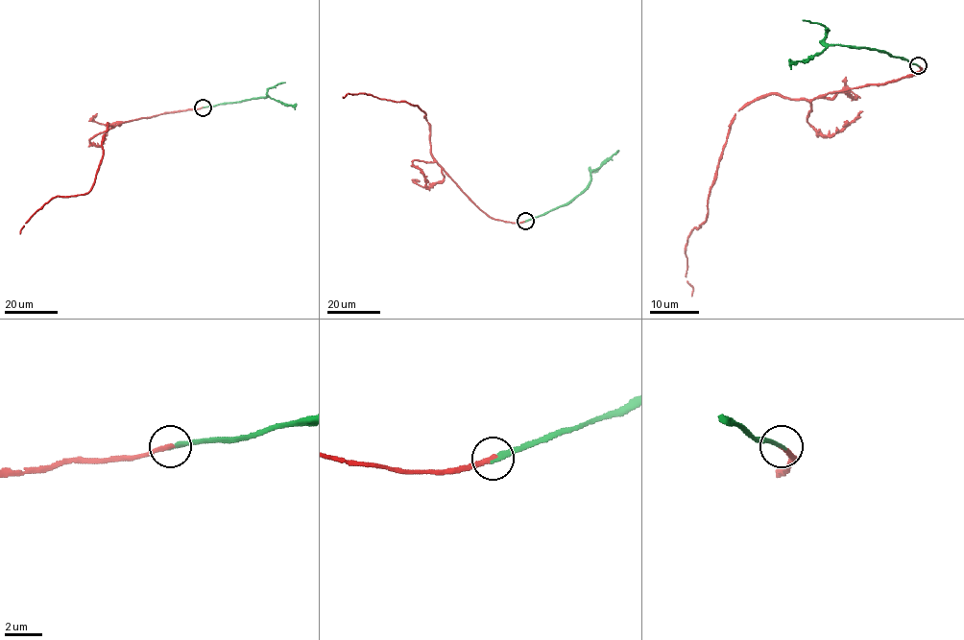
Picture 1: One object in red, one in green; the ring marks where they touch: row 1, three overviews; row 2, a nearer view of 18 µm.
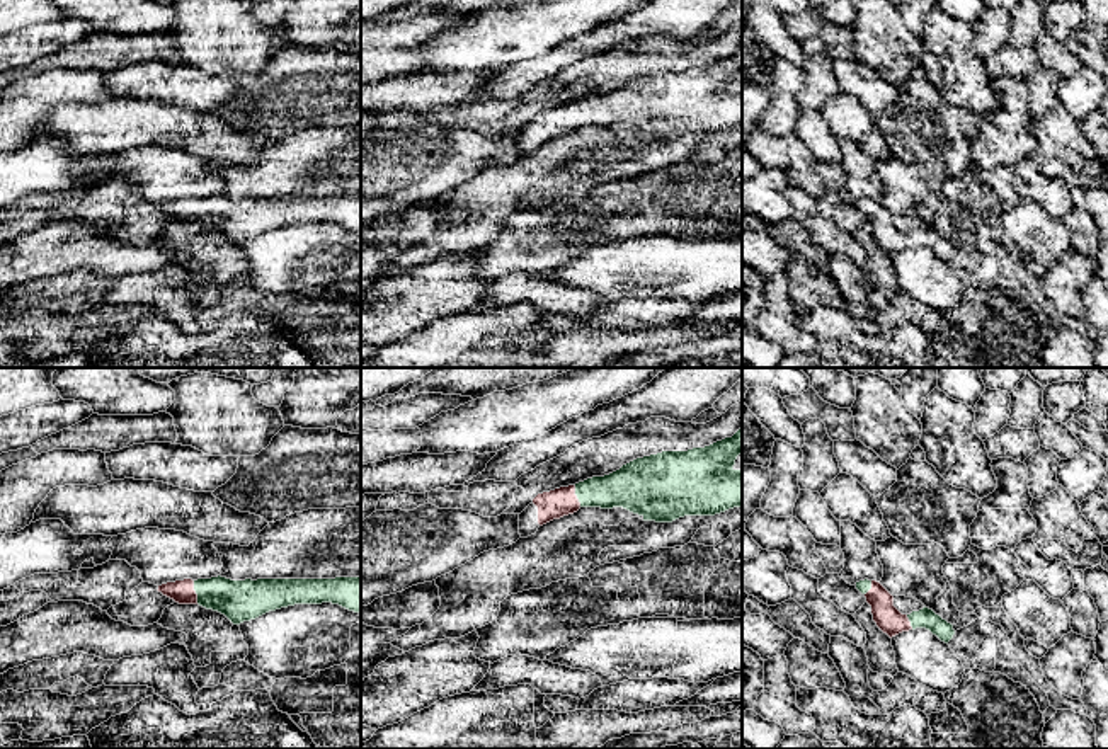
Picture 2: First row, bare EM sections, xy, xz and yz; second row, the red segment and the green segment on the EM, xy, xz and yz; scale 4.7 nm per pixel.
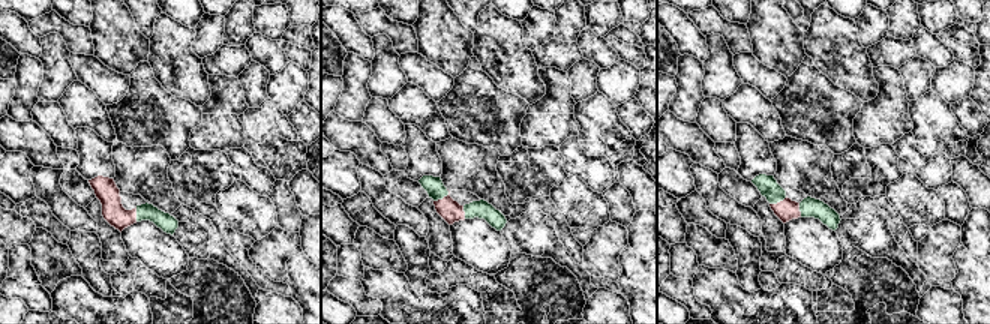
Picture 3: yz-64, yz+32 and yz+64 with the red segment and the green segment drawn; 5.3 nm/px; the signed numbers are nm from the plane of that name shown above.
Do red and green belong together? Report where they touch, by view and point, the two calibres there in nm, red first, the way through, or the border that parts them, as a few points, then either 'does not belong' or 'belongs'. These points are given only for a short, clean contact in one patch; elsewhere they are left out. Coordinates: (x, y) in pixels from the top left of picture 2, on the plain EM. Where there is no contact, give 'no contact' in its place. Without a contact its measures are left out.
meets red in xy at (194, 211); 110 nm thick on the red side, 190 nm on the other; belongs

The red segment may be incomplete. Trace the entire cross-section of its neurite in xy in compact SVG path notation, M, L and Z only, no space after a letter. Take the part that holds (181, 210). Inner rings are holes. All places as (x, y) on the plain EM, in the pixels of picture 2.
M361 196L335 197L184 197L157 208L179 223L199 223L225 233L233 243L294 223L339 223L361 232Z

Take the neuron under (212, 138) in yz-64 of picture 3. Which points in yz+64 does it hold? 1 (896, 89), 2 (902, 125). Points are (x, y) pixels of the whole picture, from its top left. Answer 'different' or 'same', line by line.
1: same
2: same

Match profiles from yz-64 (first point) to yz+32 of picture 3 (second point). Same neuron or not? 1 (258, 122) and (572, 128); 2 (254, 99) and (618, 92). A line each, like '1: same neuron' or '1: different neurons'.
1: different neurons
2: different neurons

